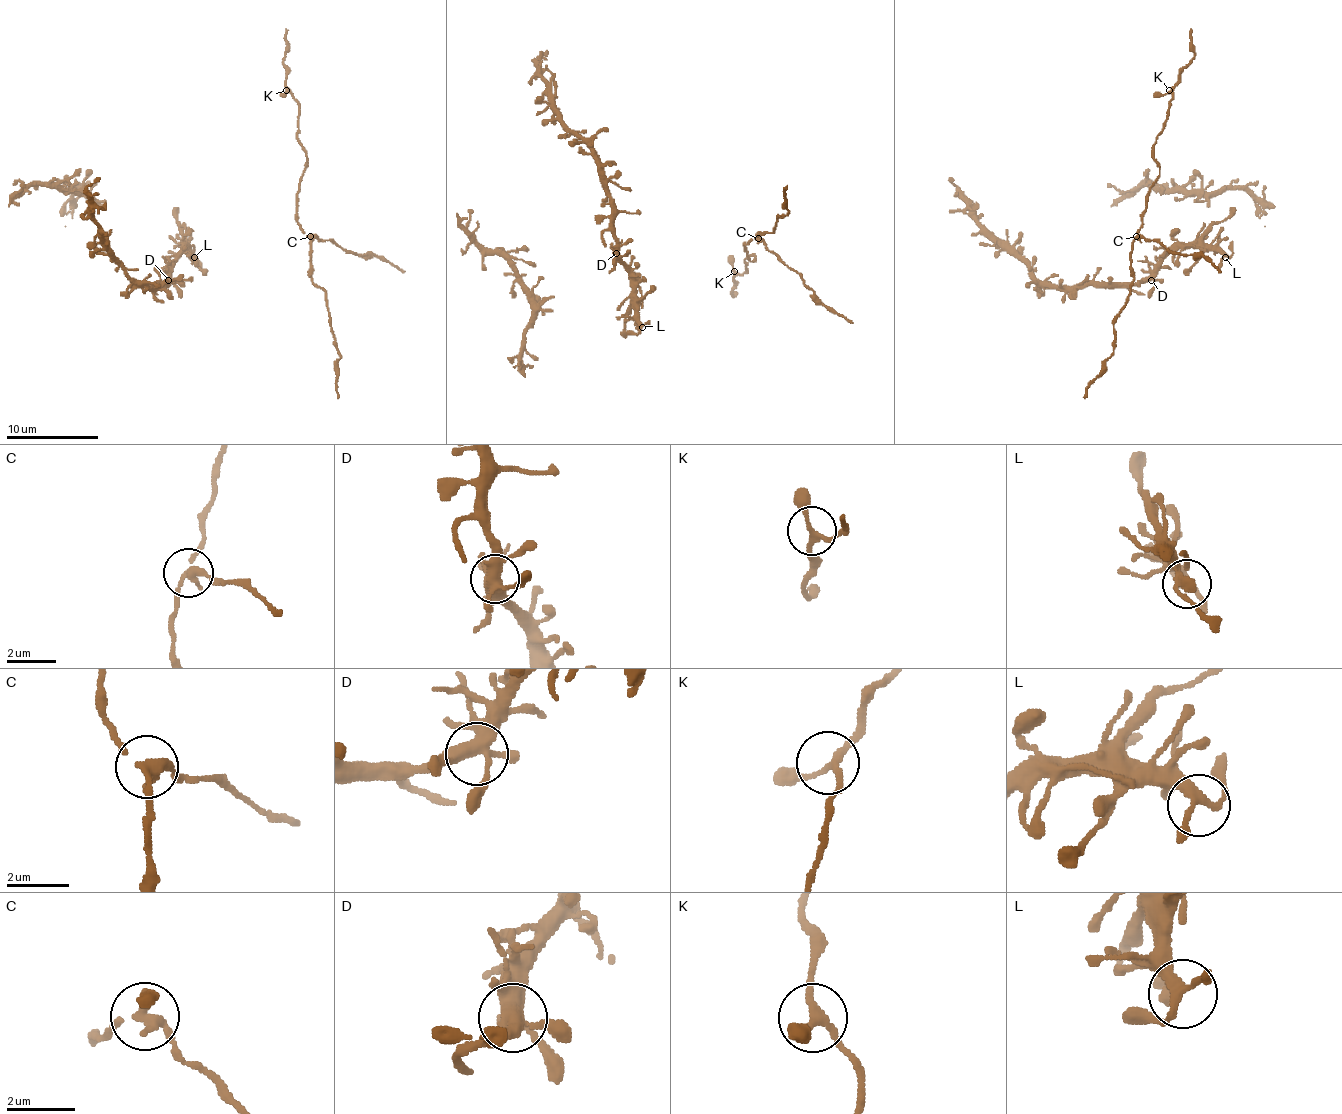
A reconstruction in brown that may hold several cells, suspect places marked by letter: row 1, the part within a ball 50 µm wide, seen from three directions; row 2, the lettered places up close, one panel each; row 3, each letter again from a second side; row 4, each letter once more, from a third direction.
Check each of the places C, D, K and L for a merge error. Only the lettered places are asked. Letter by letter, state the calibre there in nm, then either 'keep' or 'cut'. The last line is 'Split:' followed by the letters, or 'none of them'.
C: calibre 240 nm; cut
D: calibre 400 nm; keep
K: calibre 190 nm; keep
L: calibre 280 nm; keep
Split: C

